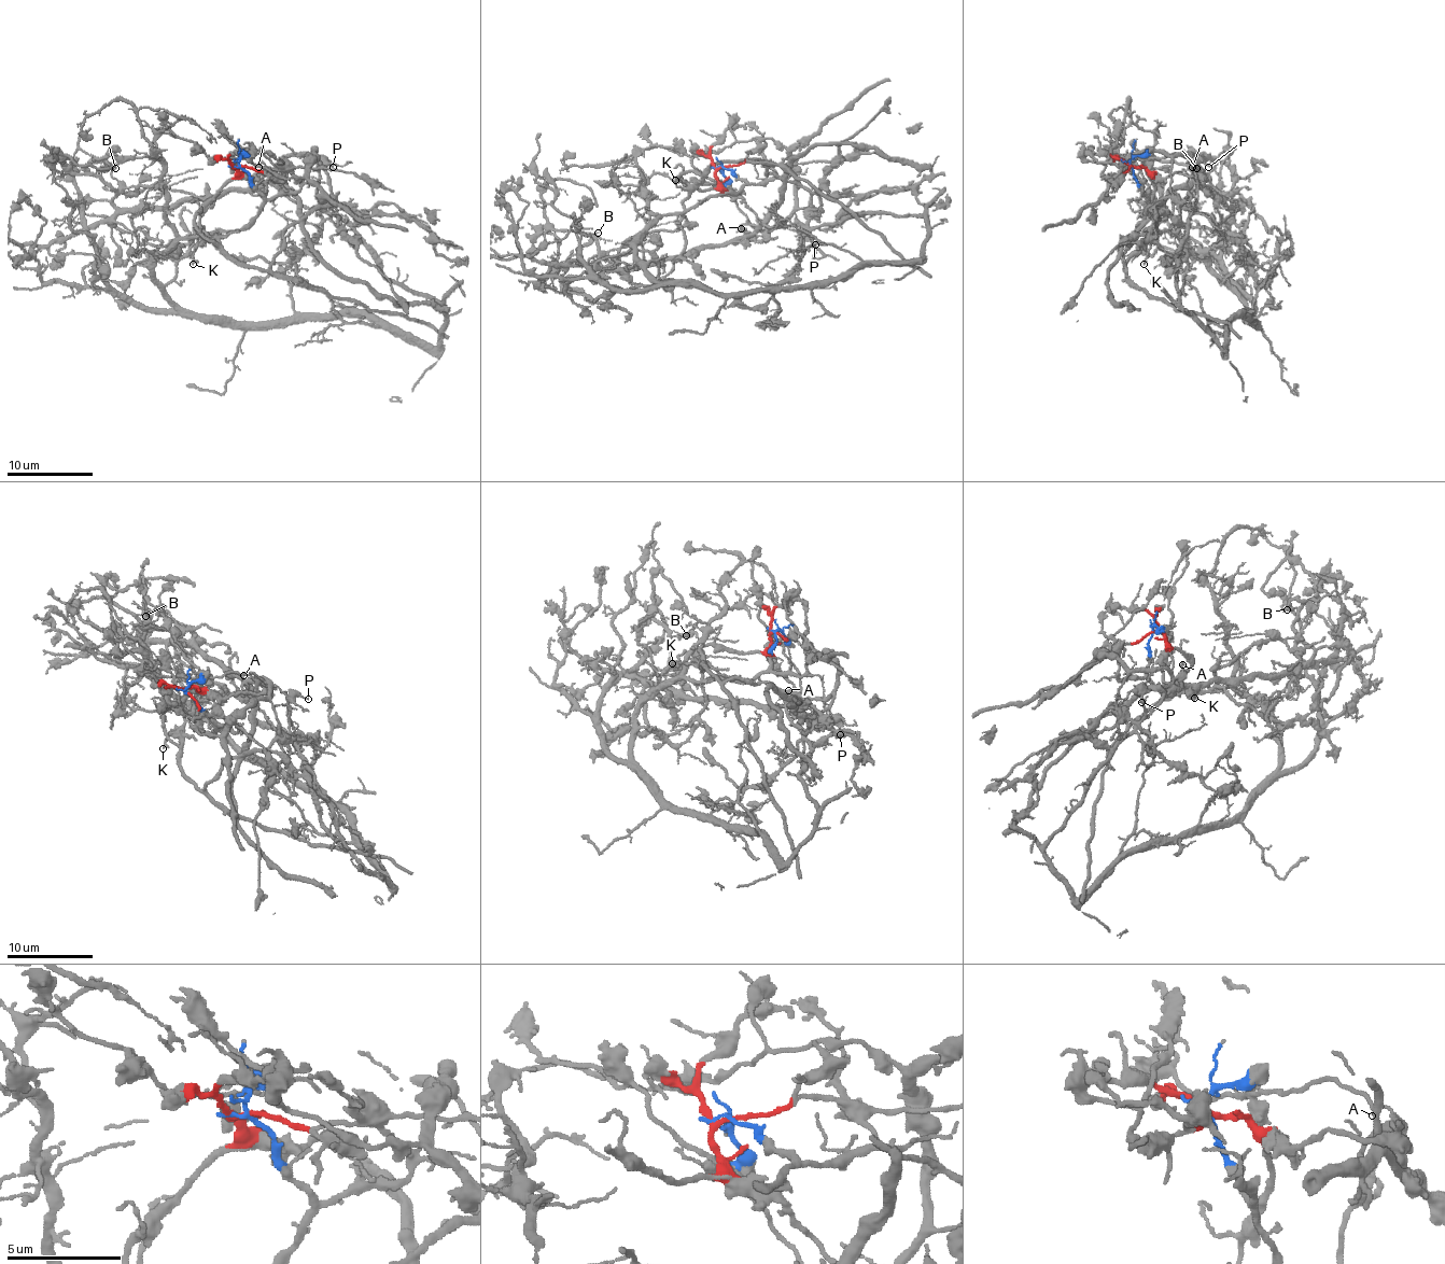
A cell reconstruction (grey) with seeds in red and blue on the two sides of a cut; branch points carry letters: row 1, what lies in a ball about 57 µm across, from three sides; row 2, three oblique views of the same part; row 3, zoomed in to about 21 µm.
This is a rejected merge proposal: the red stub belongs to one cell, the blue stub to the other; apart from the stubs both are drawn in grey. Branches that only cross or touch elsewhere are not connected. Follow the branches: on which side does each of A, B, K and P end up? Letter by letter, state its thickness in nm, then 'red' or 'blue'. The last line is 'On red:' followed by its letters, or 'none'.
A: 140 nm | blue
B: 110 nm | blue
K: 220 nm | red
P: 150 nm | blue
On red: K

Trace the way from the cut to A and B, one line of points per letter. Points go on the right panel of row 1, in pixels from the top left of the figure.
A: (1130, 167), (1136, 156), (1170, 154), (1186, 156), (1198, 169), (1196, 163), (1192, 167)
B: (1130, 167), (1136, 156), (1179, 154), (1190, 160), (1192, 173), (1233, 208), (1224, 197), (1205, 191), (1196, 167)

